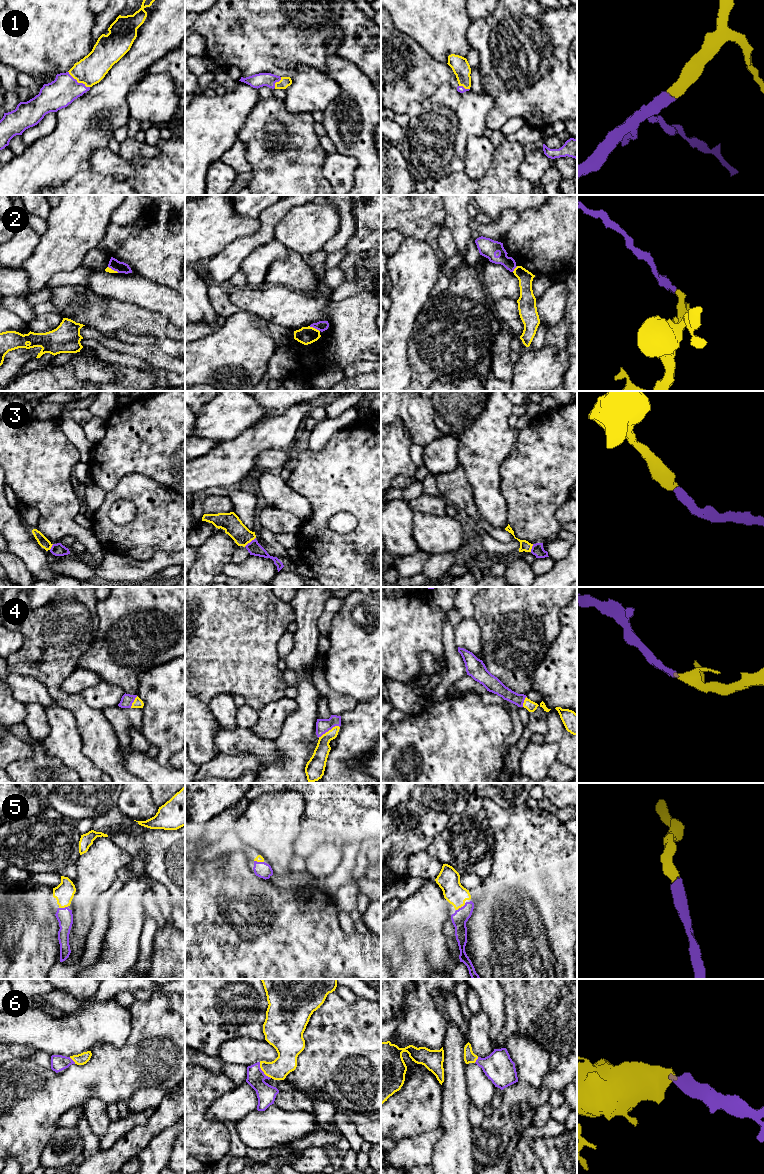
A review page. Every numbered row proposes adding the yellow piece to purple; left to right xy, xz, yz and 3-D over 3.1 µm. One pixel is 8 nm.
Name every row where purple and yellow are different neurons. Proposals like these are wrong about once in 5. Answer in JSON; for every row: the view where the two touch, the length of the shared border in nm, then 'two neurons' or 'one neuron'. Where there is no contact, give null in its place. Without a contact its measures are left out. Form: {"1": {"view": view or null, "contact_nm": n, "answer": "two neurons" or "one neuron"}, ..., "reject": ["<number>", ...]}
{"1": {"view": "xy", "contact_nm": 220, "answer": "one neuron"}, "2": {"view": "xz", "contact_nm": 100, "answer": "two neurons"}, "3": {"view": "xz", "contact_nm": 120, "answer": "one neuron"}, "4": {"view": "xz", "contact_nm": 200, "answer": "one neuron"}, "5": {"view": "xy", "contact_nm": 80, "answer": "one neuron"}, "6": {"view": "xz", "contact_nm": 160, "answer": "one neuron"}, "reject": ["2"]}

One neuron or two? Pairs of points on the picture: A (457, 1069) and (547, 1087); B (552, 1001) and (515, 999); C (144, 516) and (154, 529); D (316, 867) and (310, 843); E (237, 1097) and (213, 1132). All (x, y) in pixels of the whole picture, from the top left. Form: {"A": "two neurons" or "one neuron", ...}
{"A": "two neurons", "B": "one neuron", "C": "one neuron", "D": "two neurons", "E": "two neurons"}

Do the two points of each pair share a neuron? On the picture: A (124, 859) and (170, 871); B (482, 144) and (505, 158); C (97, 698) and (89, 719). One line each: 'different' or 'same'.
A: different
B: different
C: different

